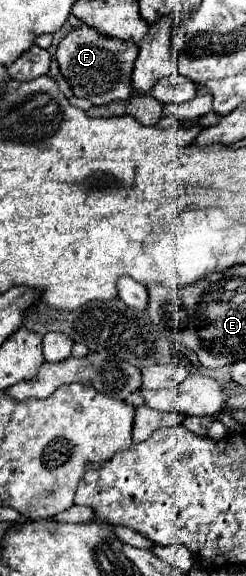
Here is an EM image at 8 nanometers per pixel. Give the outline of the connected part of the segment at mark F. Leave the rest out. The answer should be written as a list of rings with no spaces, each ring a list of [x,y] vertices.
[[[87,24],[71,30],[57,48],[57,62],[63,78],[69,82],[77,98],[87,98],[91,104],[109,104],[115,100],[127,100],[131,90],[131,70],[137,58],[137,46],[133,42],[115,42],[115,38],[99,38]]]

